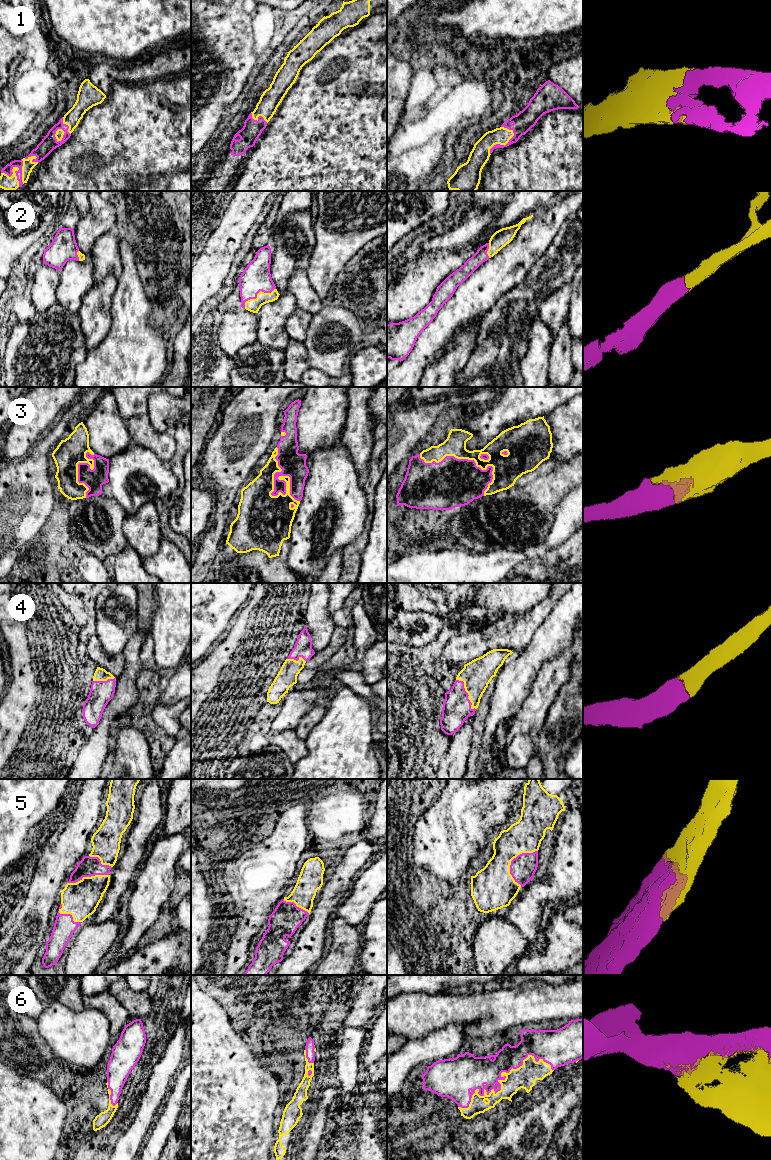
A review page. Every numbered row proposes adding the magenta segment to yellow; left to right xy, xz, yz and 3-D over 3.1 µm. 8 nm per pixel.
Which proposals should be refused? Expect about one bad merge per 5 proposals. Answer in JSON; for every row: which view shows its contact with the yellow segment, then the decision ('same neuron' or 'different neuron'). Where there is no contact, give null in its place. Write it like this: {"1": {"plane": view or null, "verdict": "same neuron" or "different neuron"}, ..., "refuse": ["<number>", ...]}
{"1": {"plane": "yz", "verdict": "same neuron"}, "2": {"plane": "xz", "verdict": "same neuron"}, "3": {"plane": "xz", "verdict": "same neuron"}, "4": {"plane": "yz", "verdict": "same neuron"}, "5": {"plane": "yz", "verdict": "same neuron"}, "6": {"plane": "yz", "verdict": "same neuron"}, "refuse": []}

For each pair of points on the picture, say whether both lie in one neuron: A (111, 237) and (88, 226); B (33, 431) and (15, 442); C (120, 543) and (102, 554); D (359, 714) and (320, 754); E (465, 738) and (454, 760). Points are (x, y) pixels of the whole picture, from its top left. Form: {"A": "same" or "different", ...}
{"A": "different", "B": "same", "C": "same", "D": "same", "E": "same"}

